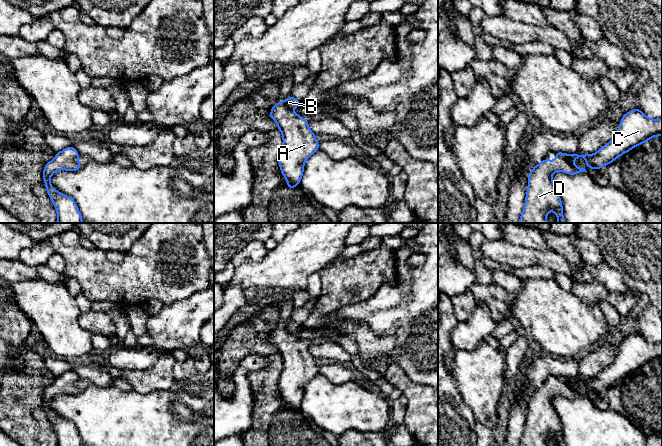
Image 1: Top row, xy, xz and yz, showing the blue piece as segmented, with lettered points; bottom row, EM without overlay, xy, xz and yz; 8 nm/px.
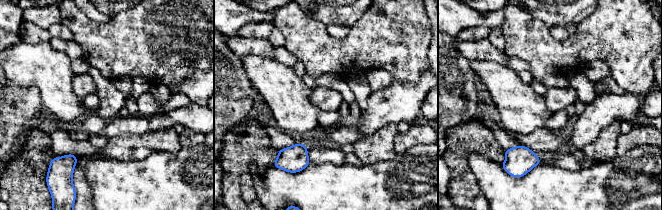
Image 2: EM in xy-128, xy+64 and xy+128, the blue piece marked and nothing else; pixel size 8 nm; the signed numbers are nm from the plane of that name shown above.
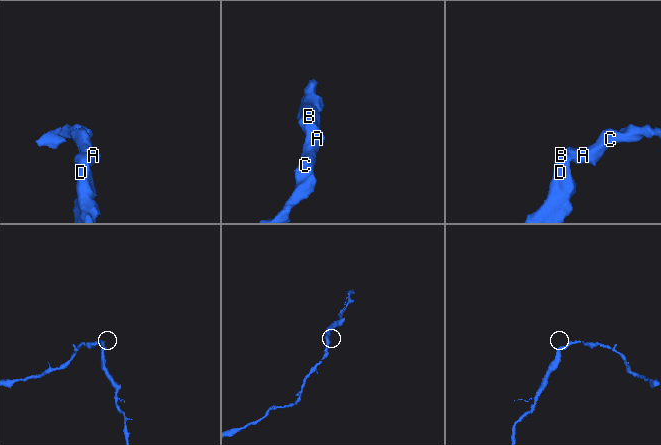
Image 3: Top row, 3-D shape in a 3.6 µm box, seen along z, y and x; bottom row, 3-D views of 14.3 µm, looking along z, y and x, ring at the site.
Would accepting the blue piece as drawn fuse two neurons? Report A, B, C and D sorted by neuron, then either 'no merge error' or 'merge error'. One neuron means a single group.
groups A B C D; no merge error

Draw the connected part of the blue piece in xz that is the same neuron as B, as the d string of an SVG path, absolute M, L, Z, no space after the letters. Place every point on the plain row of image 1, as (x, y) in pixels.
M293 320L284 325L277 325L271 332L270 342L277 346L276 352L282 357L283 369L278 381L278 387L282 399L287 406L287 412L293 413L300 408L304 396L305 385L316 375L319 374L319 366L316 364L315 357L309 352L309 346L292 334L297 332L301 325Z

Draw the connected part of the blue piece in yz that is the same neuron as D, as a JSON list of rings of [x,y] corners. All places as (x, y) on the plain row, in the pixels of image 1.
[[[639,332],[624,337],[613,363],[593,378],[555,377],[555,385],[544,383],[535,389],[528,399],[525,429],[518,446],[547,446],[547,437],[553,435],[557,446],[566,446],[561,421],[554,409],[552,399],[561,395],[569,399],[587,396],[572,387],[583,381],[591,393],[601,393],[636,370],[649,363],[662,360],[662,343],[647,341]]]

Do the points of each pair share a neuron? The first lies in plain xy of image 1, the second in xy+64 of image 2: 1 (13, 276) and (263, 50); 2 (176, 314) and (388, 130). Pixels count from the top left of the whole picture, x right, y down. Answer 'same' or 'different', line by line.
1: same
2: different

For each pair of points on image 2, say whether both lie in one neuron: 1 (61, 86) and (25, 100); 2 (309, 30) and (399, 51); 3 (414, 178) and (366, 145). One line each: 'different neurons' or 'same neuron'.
1: different neurons
2: same neuron
3: different neurons

